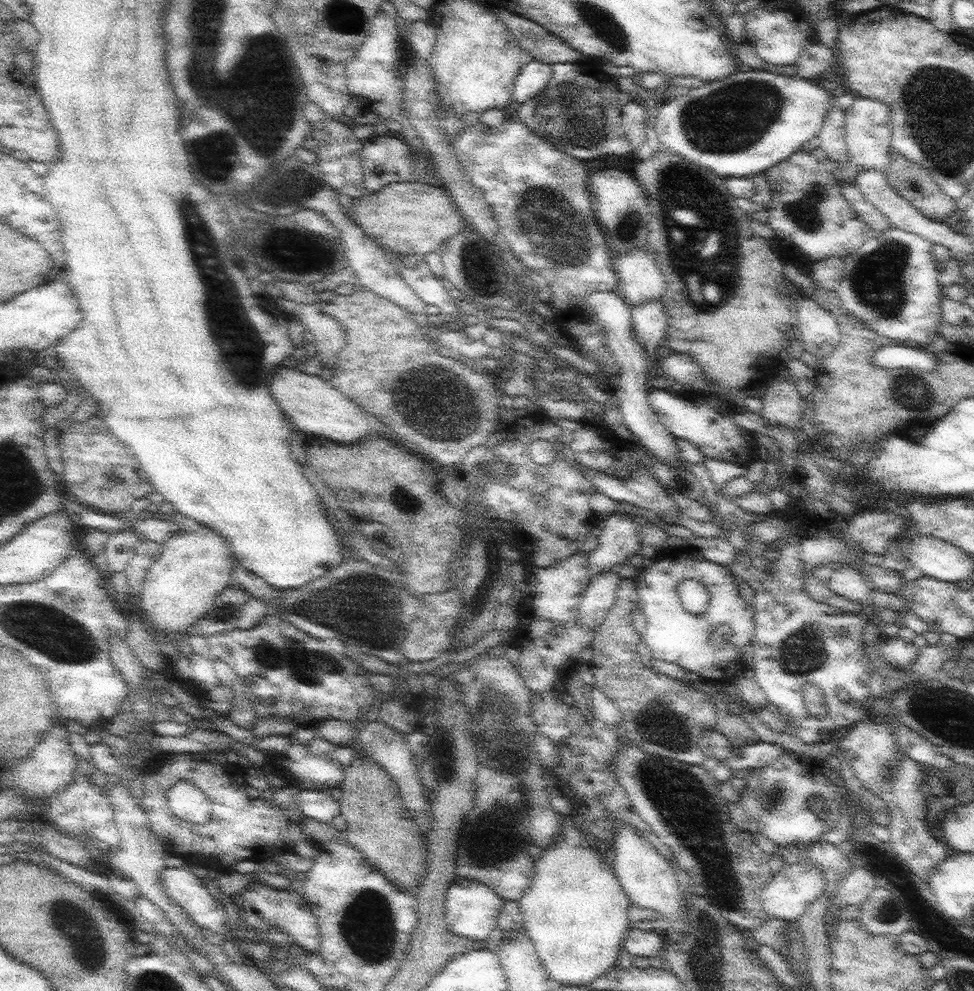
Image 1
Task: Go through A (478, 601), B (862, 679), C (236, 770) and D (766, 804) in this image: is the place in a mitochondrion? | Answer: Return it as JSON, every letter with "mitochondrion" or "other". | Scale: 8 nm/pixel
{"A":"other","B":"other","C":"other","D":"mitochondrion"}

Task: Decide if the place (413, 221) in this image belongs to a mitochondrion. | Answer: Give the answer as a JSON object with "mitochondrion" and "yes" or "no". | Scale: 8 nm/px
{"mitochondrion":"no"}

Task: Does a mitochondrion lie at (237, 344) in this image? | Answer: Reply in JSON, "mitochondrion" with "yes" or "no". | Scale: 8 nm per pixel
{"mitochondrion":"yes"}

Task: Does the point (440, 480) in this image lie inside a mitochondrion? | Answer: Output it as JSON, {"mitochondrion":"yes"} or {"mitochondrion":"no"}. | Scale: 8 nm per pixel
{"mitochondrion":"no"}

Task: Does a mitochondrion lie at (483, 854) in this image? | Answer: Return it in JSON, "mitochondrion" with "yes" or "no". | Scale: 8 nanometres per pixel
{"mitochondrion":"yes"}

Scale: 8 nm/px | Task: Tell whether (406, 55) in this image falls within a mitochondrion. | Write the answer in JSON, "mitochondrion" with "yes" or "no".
{"mitochondrion":"no"}

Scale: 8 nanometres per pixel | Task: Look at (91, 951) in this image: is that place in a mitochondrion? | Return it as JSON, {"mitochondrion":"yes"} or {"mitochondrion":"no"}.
{"mitochondrion":"yes"}

